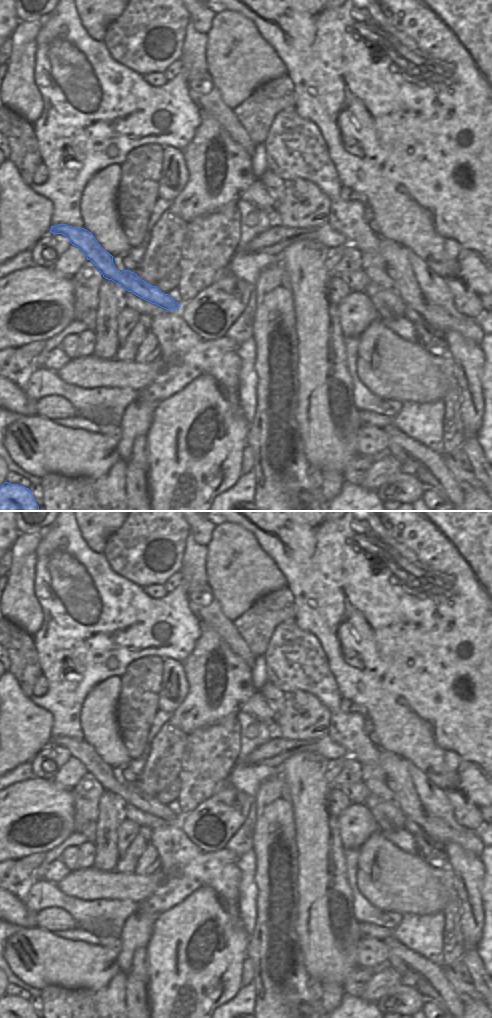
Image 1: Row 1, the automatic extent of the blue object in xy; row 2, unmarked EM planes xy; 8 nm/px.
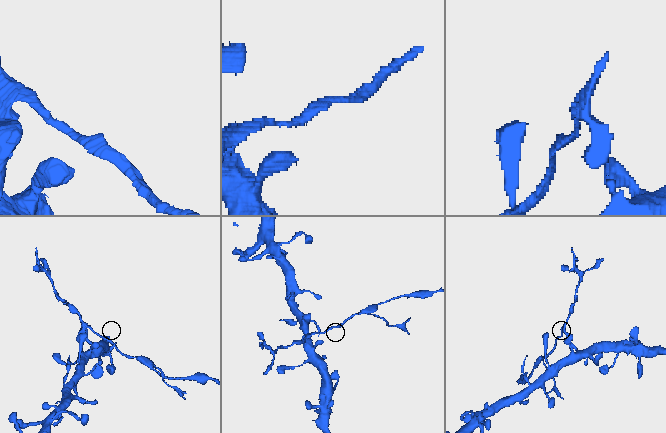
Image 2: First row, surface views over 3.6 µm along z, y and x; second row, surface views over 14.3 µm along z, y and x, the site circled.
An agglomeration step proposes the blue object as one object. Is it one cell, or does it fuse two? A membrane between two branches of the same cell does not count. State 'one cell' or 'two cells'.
two cells

